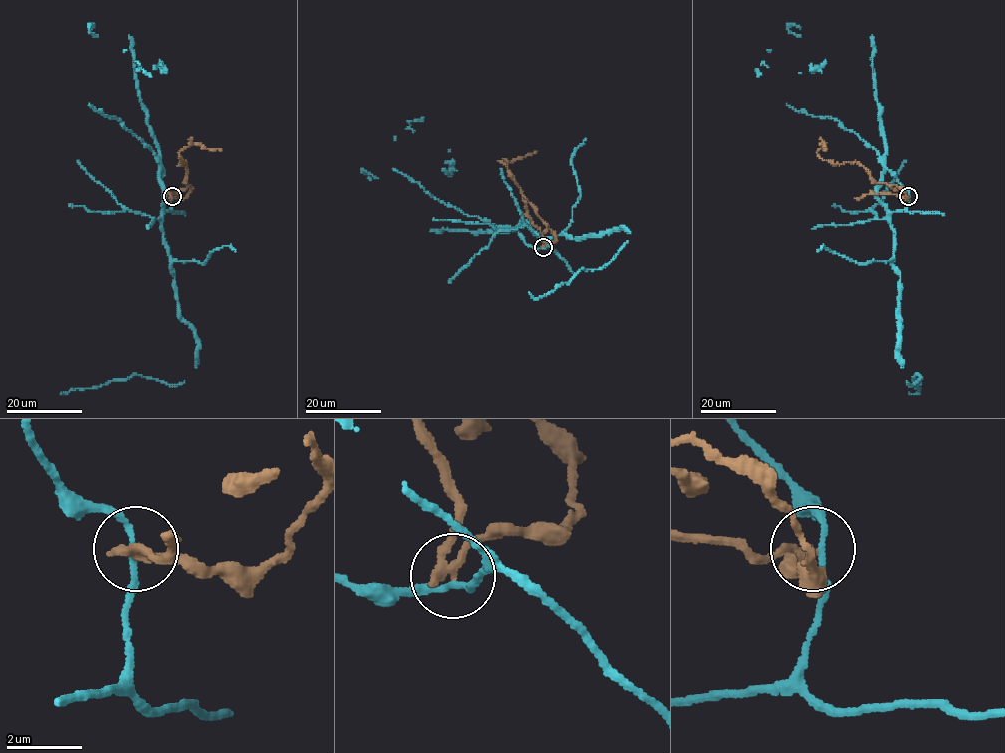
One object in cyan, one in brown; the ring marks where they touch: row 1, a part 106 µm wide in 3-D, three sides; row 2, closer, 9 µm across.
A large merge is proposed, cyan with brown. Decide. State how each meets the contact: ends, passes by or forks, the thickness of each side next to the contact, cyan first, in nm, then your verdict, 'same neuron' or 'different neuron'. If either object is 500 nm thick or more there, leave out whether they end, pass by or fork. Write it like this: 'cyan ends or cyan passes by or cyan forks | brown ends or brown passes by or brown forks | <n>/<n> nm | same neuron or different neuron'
cyan passes by | brown passes by | 140/240 nm | different neuron

